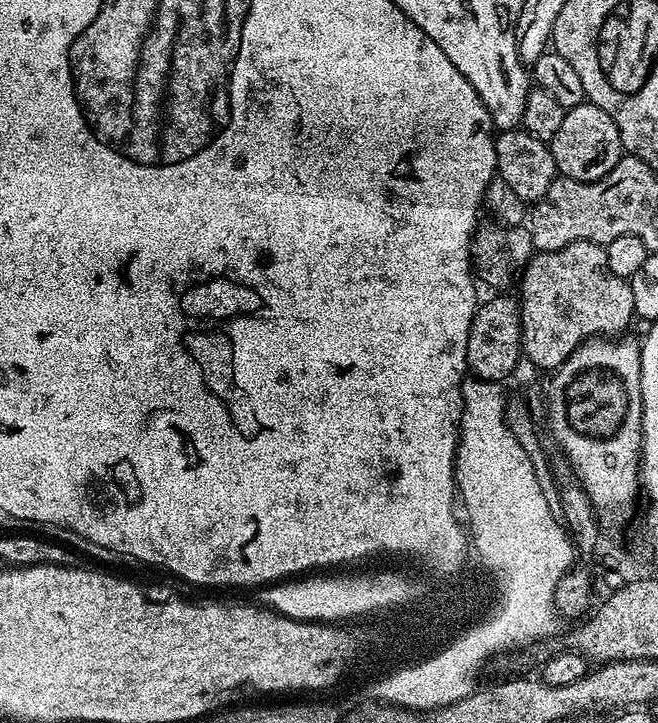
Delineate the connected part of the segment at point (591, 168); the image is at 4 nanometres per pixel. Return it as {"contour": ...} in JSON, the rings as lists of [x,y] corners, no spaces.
{"contour":[[[582,103],[565,111],[562,127],[550,142],[552,157],[556,163],[556,171],[566,178],[574,178],[578,182],[594,182],[614,166],[618,166],[624,152],[624,144],[618,134],[618,126],[614,126],[614,118],[606,114],[598,106]]]}

